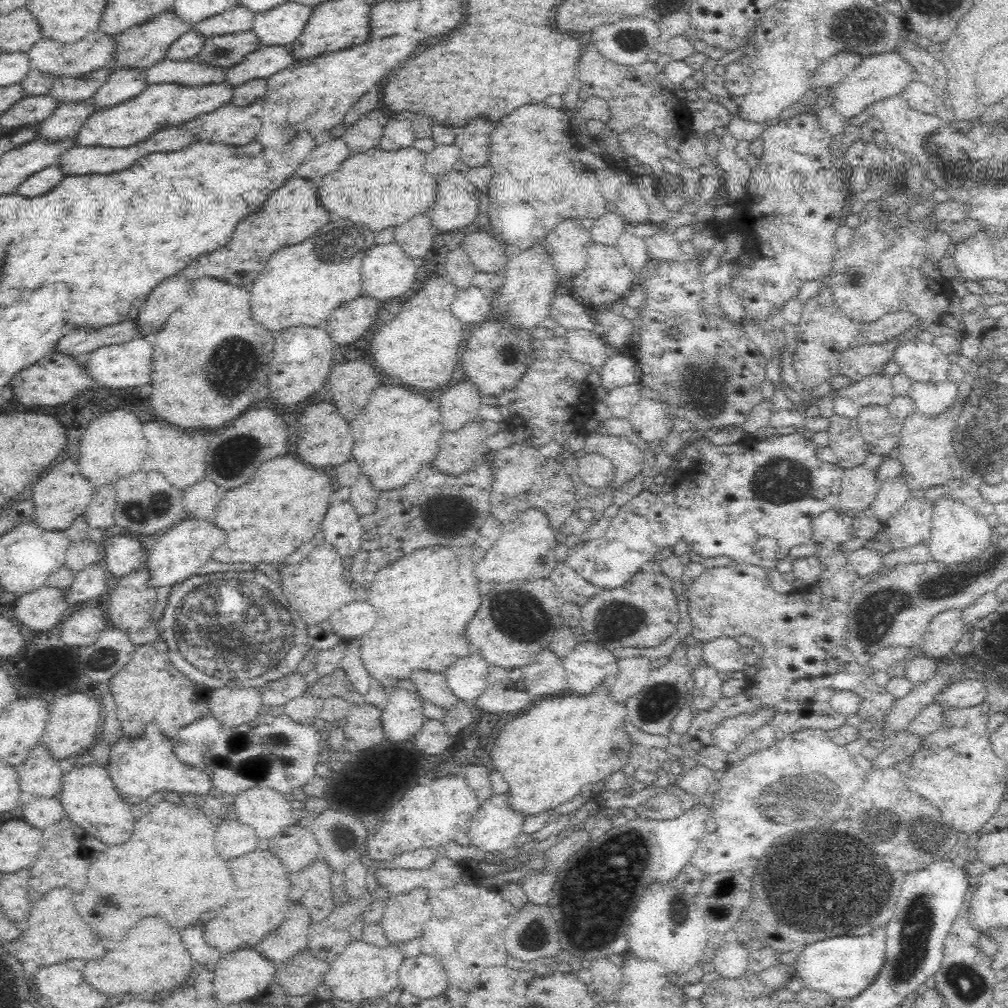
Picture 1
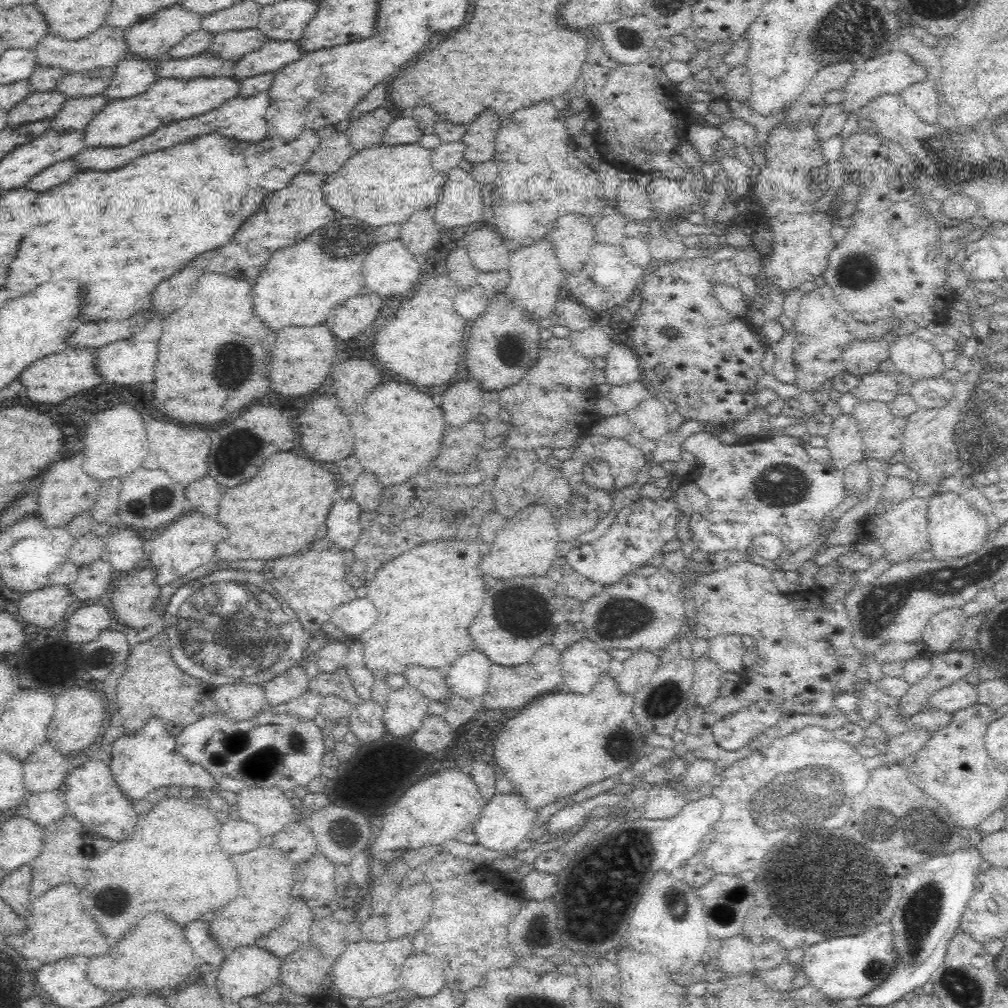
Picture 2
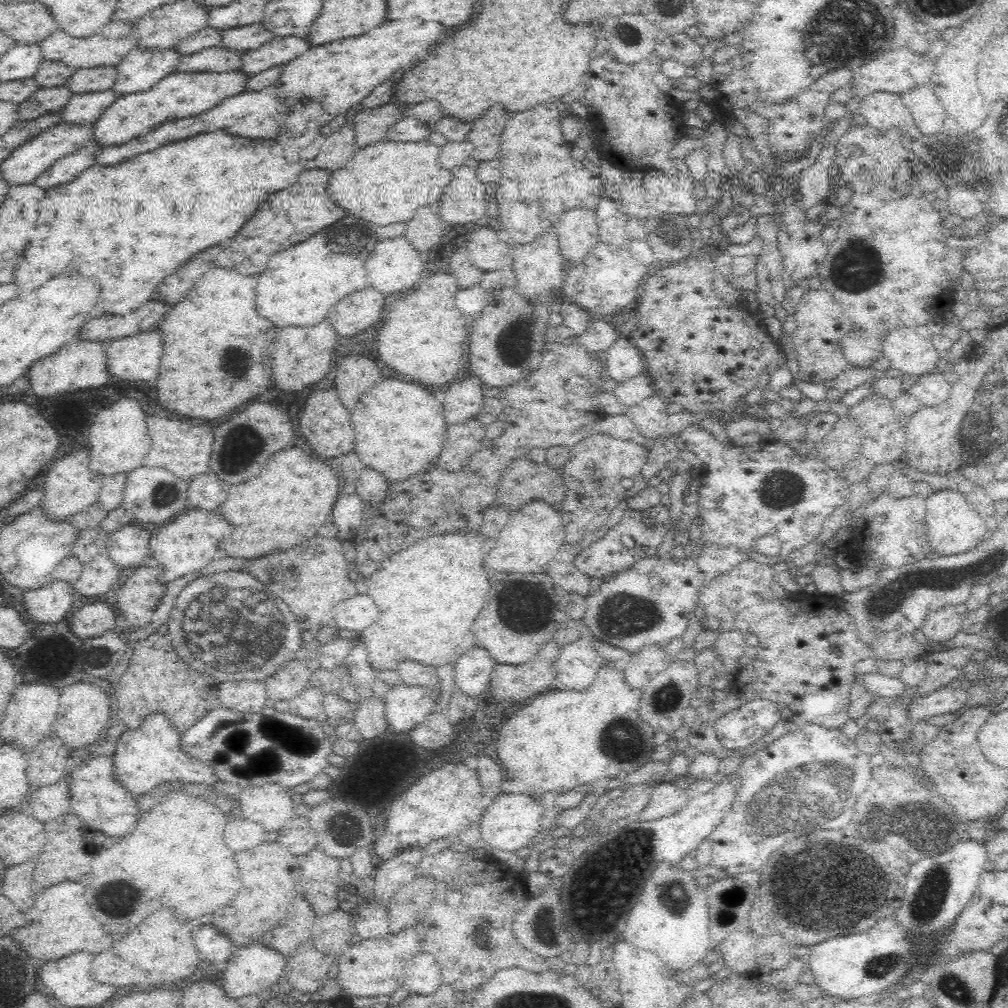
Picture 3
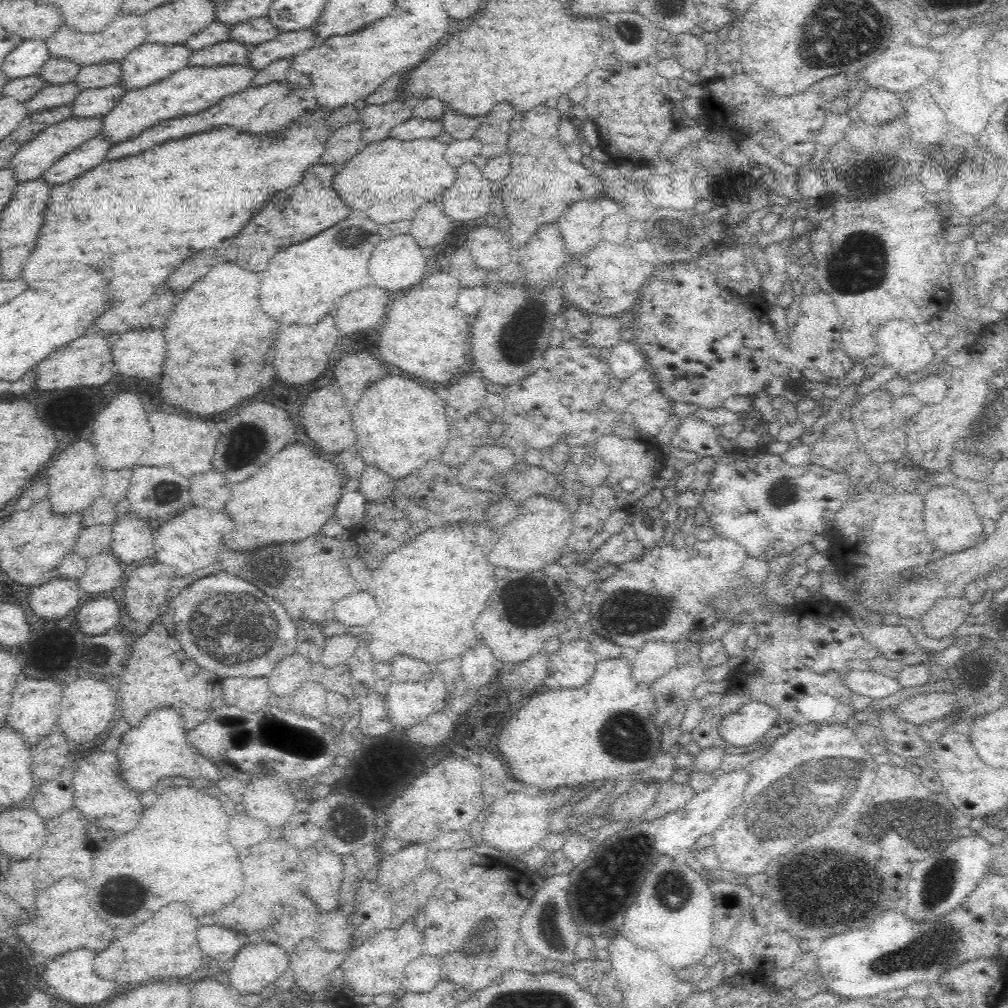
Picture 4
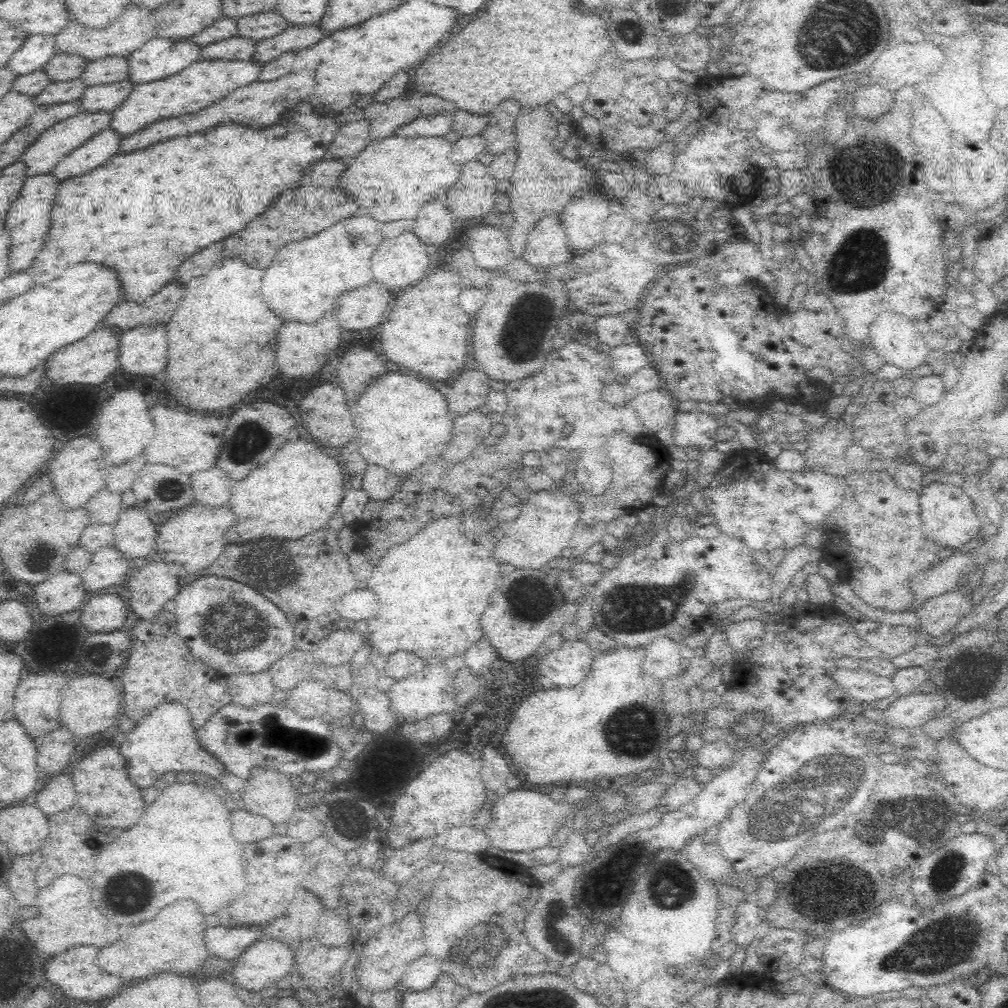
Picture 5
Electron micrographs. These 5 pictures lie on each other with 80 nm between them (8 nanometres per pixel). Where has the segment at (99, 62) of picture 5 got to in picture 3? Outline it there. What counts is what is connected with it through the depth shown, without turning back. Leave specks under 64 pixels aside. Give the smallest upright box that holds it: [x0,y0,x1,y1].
[65,66,117,93]

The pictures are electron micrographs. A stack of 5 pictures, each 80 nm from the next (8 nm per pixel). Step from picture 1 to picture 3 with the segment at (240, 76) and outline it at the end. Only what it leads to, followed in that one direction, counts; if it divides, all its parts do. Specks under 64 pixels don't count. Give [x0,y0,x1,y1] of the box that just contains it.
[240,35,311,75]

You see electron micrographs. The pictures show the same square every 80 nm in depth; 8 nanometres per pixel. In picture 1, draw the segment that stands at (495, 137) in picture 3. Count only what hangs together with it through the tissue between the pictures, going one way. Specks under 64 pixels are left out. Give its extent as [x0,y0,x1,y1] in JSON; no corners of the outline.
[453,118,494,168]

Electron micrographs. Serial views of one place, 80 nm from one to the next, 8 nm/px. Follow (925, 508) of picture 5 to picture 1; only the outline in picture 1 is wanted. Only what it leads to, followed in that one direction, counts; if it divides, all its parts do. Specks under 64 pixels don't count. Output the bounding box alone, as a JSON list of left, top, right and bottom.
[927,498,992,564]

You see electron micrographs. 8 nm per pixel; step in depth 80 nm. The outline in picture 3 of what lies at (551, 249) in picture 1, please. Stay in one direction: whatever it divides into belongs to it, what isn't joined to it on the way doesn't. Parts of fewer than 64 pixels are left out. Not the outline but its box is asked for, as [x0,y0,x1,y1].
[554,208,598,264]

